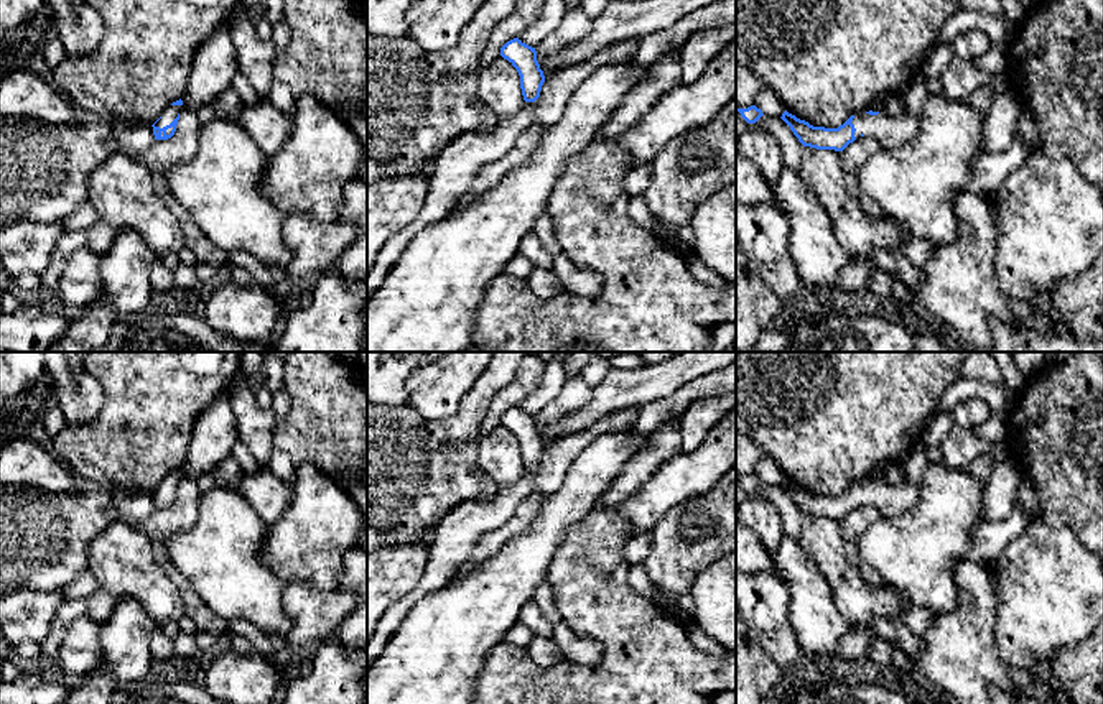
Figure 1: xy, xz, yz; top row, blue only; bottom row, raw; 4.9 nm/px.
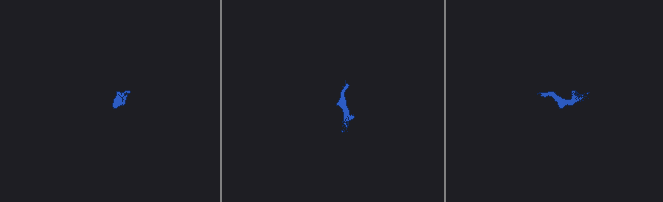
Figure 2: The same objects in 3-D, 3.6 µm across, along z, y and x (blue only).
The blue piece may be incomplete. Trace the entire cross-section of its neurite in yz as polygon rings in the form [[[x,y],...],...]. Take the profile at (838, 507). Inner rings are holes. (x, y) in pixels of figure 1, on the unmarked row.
[[[787,479],[780,487],[790,495],[803,515],[817,518],[843,520],[861,505],[873,505],[882,516],[892,518],[919,502],[919,484],[912,484],[907,479],[896,485],[873,479],[854,482],[838,497],[813,495]]]

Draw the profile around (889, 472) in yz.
[[[886,462],[882,465],[879,465],[873,477],[873,480],[879,480],[879,482],[886,482],[889,485],[896,485],[905,480],[905,472],[904,472],[904,465],[902,464],[896,464],[896,462]]]

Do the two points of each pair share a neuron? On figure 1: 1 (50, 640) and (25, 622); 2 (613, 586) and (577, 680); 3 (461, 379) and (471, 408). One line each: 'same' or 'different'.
1: different
2: same
3: different

